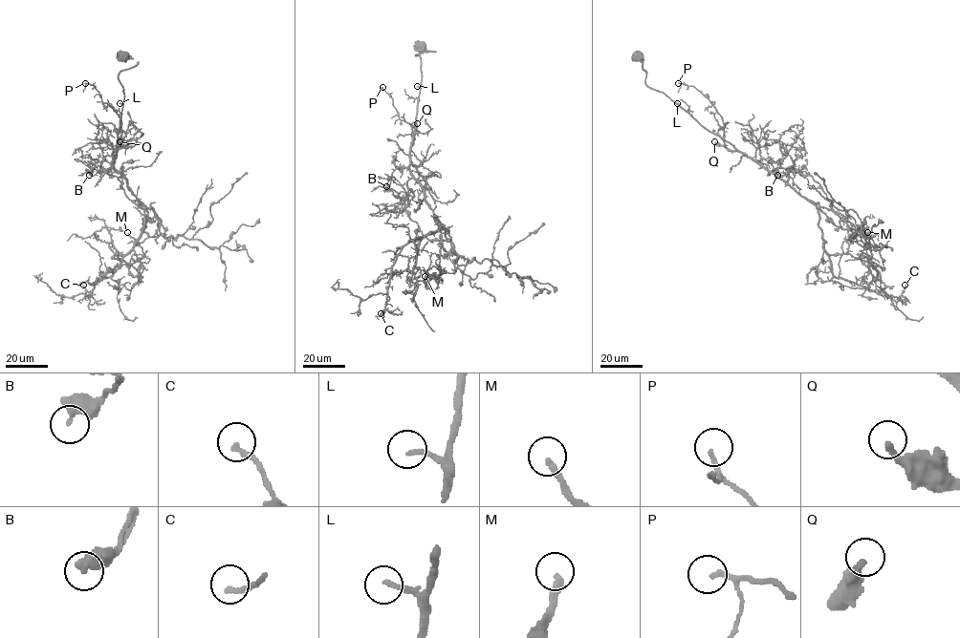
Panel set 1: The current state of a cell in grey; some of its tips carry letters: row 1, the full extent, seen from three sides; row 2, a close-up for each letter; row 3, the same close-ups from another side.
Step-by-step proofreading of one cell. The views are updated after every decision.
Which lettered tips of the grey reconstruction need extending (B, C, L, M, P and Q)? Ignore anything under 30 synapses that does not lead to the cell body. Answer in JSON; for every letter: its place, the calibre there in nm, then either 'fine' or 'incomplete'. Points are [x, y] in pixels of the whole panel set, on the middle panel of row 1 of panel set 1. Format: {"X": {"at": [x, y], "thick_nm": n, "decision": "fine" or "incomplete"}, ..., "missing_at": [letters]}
{"B": {"at": [386, 186], "thick_nm": 400, "decision": "fine"}, "C": {"at": [381, 313], "thick_nm": 200, "decision": "fine"}, "L": {"at": [417, 86], "thick_nm": 180, "decision": "incomplete"}, "M": {"at": [425, 276], "thick_nm": 240, "decision": "incomplete"}, "P": {"at": [382, 87], "thick_nm": 110, "decision": "fine"}, "Q": {"at": [417, 123], "thick_nm": 220, "decision": "incomplete"}, "missing_at": ["L", "M", "Q"]}

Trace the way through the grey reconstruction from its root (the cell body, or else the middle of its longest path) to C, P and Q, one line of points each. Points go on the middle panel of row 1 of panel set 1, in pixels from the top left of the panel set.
C: (421, 46), (434, 51), (416, 54), (422, 81), (409, 169), (442, 227), (402, 248), (381, 313)
P: (421, 46), (434, 51), (416, 54), (422, 81), (412, 144), (419, 132), (399, 117), (382, 87)
Q: (421, 46), (434, 51), (416, 54), (421, 57), (422, 81), (412, 144), (417, 123)

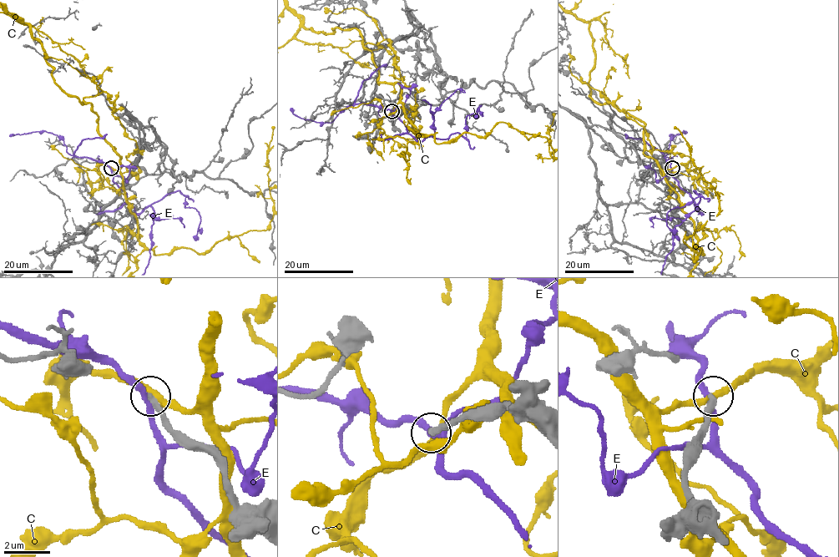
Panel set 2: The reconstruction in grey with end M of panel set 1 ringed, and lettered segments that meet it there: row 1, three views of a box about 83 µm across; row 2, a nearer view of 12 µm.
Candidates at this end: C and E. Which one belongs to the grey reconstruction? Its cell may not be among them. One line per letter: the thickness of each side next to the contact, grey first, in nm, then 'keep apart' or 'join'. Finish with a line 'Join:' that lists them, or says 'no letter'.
C: 280 nm thick on the grey side, 240 nm on the other; keep apart
E: 280 nm thick on the grey side, 240 nm on the other; keep apart
Join: no letter

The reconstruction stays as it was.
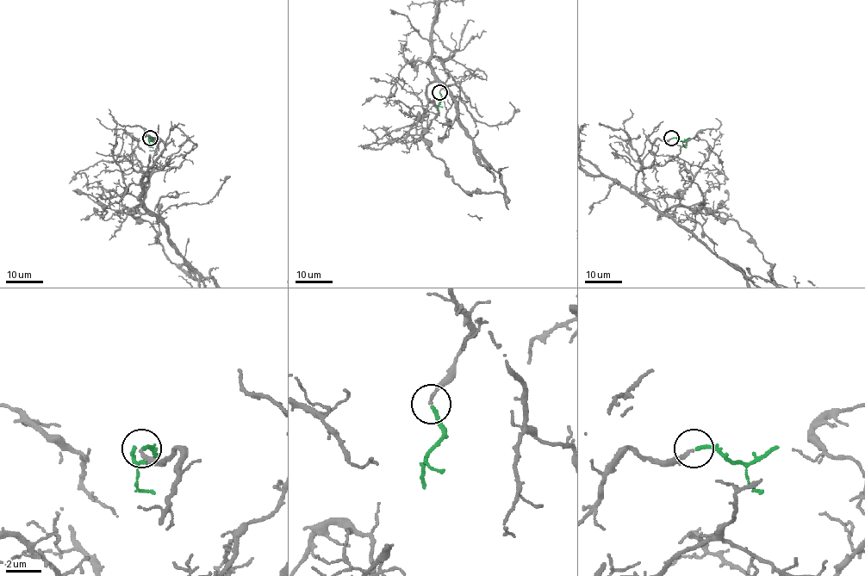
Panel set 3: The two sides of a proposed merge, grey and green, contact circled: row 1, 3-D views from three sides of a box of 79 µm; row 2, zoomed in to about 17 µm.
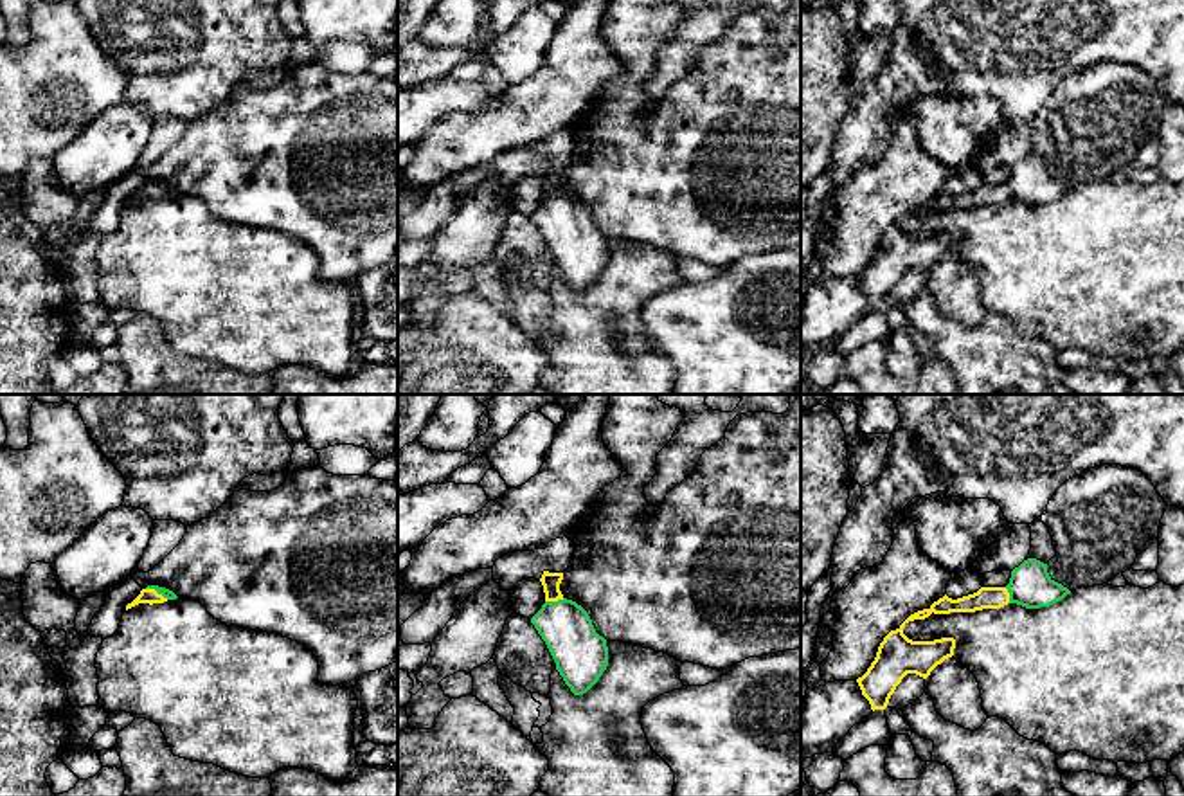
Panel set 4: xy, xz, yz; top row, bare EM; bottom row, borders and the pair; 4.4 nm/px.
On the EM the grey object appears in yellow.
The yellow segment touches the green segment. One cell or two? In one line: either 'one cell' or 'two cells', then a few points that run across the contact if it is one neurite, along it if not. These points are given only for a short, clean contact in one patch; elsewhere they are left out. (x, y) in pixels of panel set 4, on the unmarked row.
one cell; line xy (150, 193), (157, 189), (166, 189)

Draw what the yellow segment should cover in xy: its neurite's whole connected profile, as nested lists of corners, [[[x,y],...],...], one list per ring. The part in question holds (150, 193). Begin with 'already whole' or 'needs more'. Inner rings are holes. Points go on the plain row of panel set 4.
needs more | [[[148,182],[146,185],[140,187],[140,191],[126,202],[126,207],[139,202],[139,200],[164,200],[167,196],[176,196],[178,193],[166,185],[166,184],[158,184],[158,182]]]

